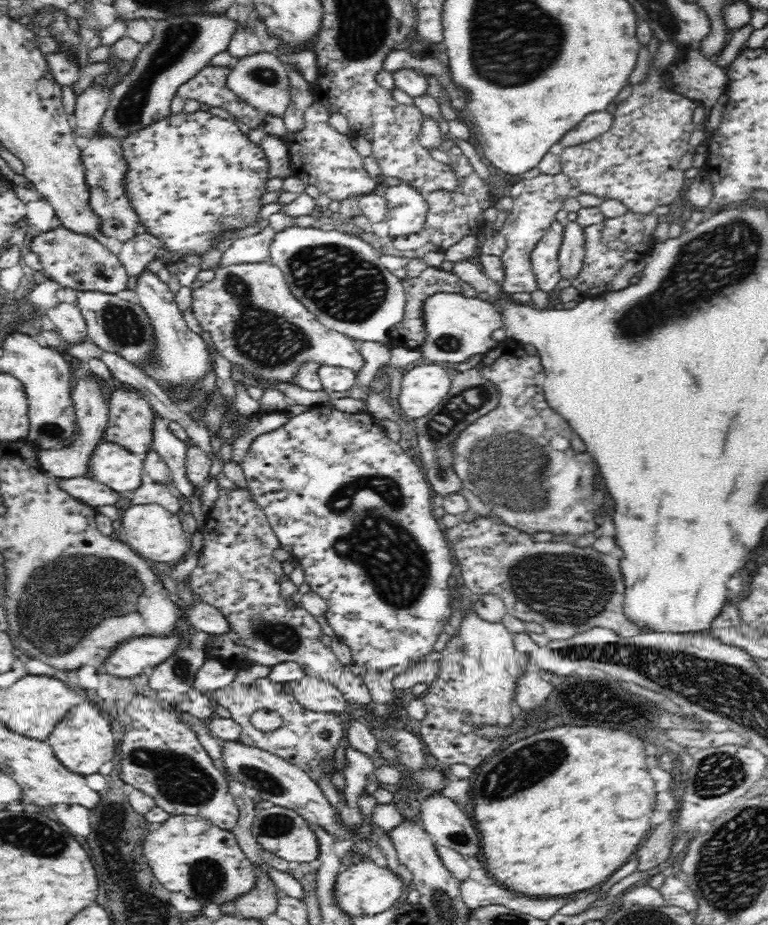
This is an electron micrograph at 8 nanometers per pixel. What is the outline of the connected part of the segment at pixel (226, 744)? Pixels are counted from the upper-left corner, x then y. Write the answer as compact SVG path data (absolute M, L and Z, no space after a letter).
M222 740L221 746L224 763L226 763L227 770L232 778L250 788L256 788L263 795L265 801L298 812L298 815L306 819L309 824L322 825L328 833L332 833L338 838L353 839L355 841L354 852L362 854L364 861L371 860L366 857L366 853L369 846L371 847L375 843L375 838L370 830L372 824L370 818L371 812L377 804L377 799L372 793L365 788L359 793L357 805L365 817L364 824L362 824L362 830L358 830L356 834L349 834L349 830L341 826L337 810L330 806L320 785L310 779L310 776L306 775L304 770L293 766L270 752L247 746L240 740Z

